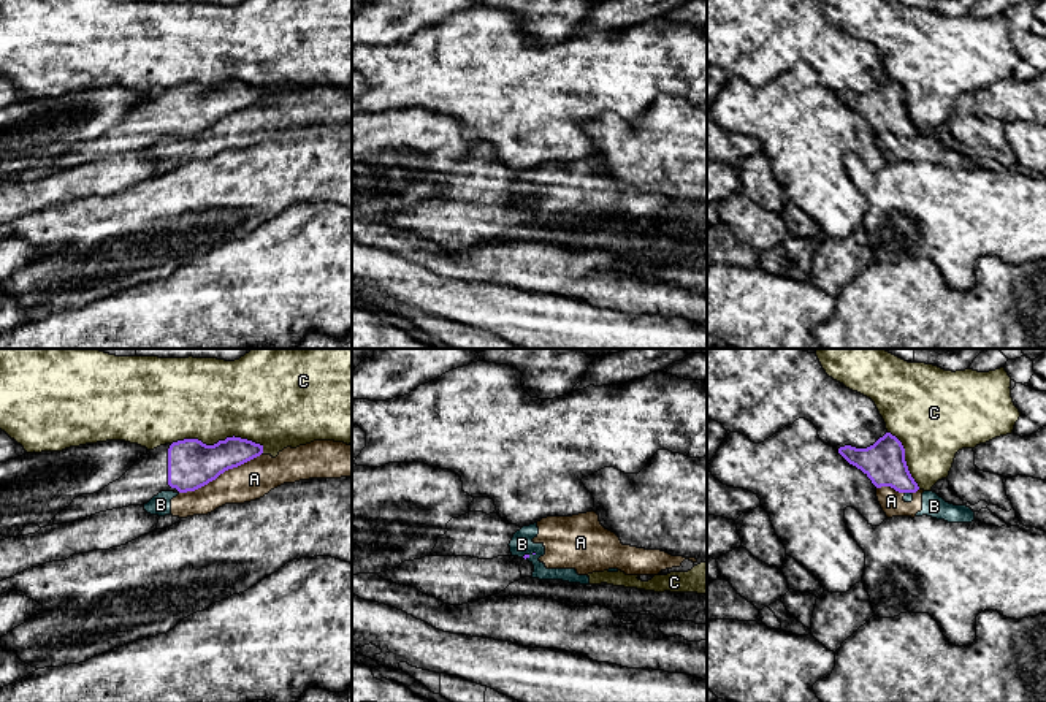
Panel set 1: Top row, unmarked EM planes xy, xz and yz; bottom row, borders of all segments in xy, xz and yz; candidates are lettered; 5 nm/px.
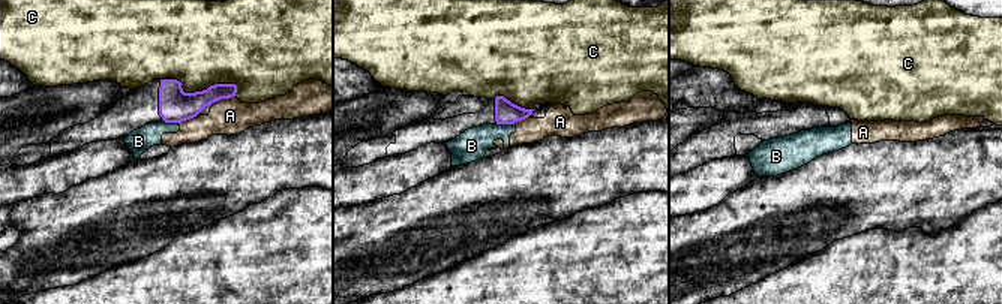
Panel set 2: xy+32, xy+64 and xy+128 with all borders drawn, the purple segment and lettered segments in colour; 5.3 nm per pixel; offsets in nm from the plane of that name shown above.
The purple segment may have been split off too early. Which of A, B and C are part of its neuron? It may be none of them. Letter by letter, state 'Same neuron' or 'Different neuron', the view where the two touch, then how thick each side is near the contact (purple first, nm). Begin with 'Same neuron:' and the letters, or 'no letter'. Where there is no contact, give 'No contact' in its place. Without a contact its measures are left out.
Same neuron: no letter
A: Different neuron. Touches purple in xy. Thickness 240 nm (purple) against 190 nm
B: Different neuron. Touches purple in xz. Thickness 20 nm (purple) against 120 nm
C: Different neuron. Touches purple in xy. Thickness 240 nm (purple) against 420 nm

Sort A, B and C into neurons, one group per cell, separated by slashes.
A B / C

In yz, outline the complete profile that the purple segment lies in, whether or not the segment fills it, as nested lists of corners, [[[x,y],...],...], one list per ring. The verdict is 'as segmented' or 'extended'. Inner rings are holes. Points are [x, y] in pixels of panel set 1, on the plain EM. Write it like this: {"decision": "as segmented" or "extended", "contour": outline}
{"decision": "as segmented", "contour": [[[891,78],[867,93],[845,90],[838,93],[838,98],[861,114],[876,133],[891,132],[899,138],[916,138],[919,135],[908,116],[903,90]]]}

